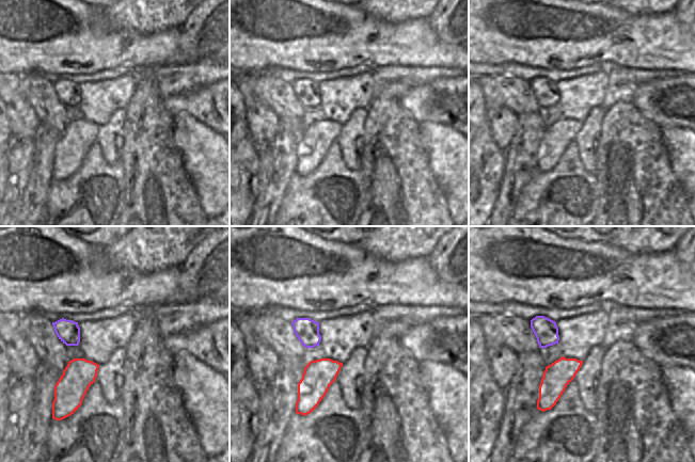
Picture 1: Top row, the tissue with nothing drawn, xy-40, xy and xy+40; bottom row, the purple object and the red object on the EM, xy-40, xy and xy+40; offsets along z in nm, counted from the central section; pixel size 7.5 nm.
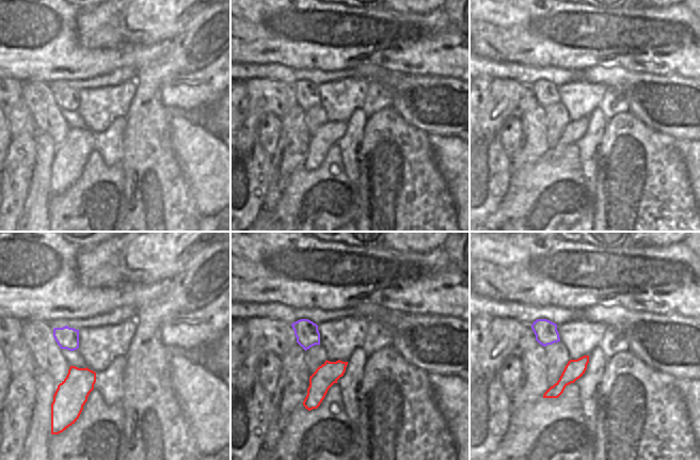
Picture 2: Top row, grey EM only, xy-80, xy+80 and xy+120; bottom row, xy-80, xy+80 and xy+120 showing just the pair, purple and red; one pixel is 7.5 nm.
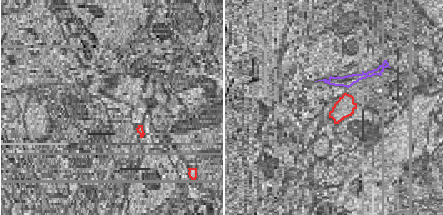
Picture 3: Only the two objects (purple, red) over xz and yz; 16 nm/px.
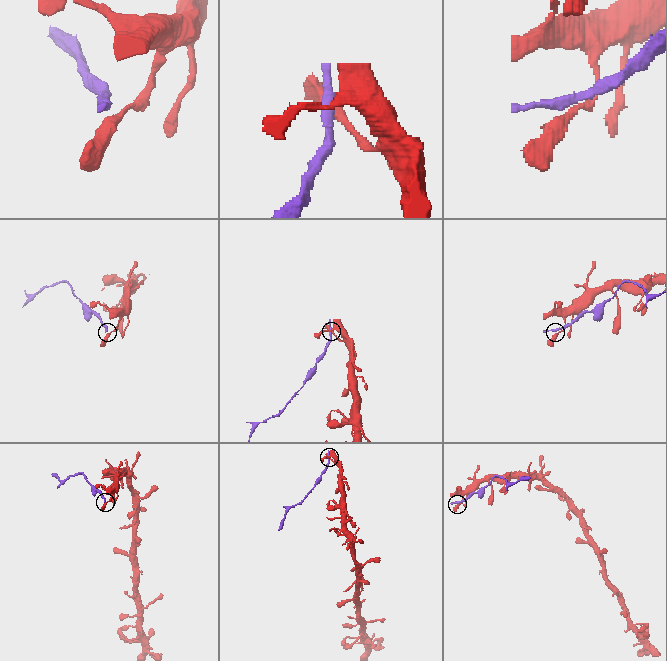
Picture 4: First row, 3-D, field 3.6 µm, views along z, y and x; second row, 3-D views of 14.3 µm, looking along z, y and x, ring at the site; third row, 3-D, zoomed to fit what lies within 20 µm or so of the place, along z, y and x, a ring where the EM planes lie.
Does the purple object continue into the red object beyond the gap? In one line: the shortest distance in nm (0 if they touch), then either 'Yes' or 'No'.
Distance 100 nm. No.

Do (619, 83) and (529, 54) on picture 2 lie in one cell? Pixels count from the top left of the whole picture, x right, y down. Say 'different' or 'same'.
different

